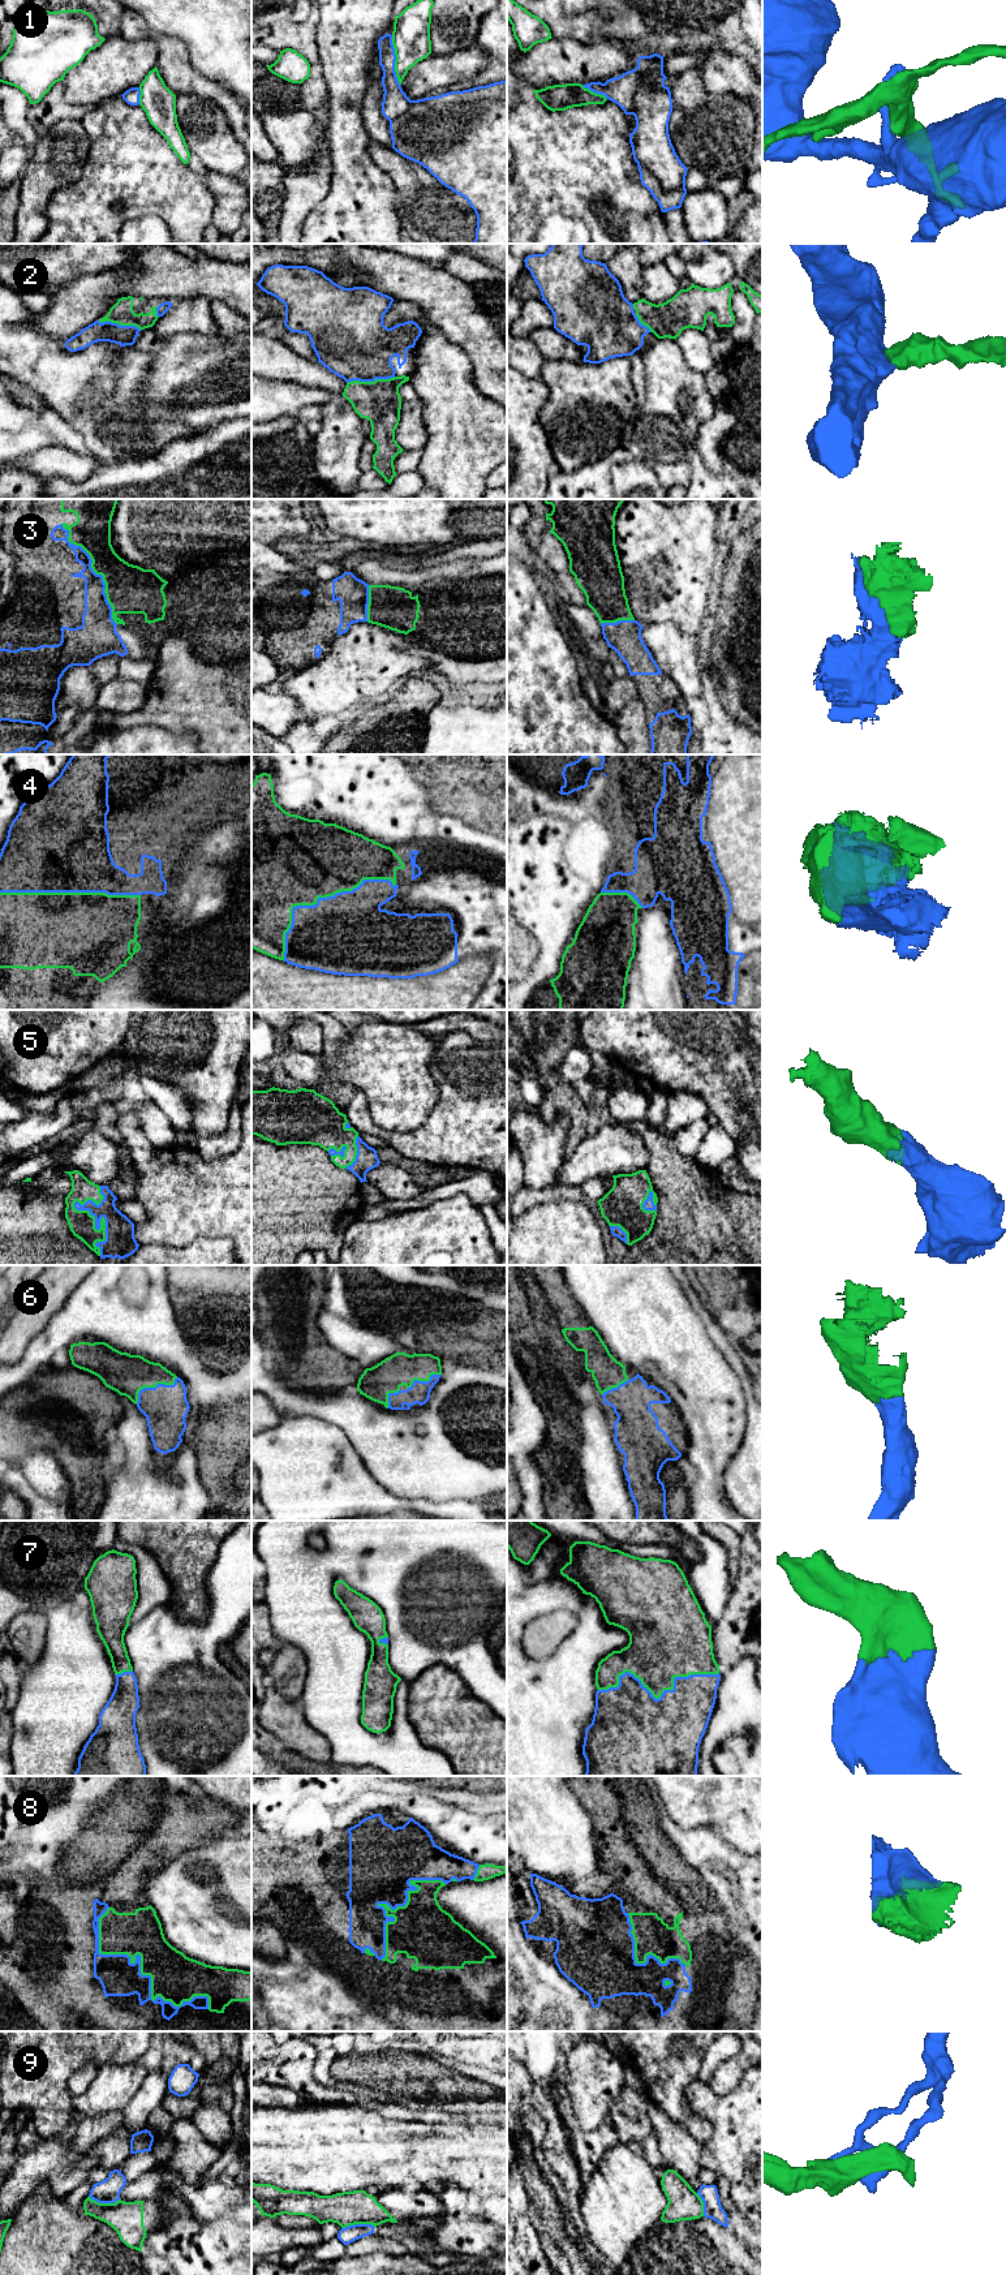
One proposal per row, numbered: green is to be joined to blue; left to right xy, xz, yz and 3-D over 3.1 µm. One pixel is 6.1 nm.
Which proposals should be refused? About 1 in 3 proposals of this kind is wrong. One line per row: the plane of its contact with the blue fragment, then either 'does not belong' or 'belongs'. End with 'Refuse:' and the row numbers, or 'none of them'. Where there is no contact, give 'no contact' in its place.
1: xz | does not belong
2: xz | belongs
3: xy | belongs
4: xz | belongs
5: xy | belongs
6: xy | belongs
7: yz | belongs
8: xy | belongs
9: xz | does not belong
Refuse: 1, 9

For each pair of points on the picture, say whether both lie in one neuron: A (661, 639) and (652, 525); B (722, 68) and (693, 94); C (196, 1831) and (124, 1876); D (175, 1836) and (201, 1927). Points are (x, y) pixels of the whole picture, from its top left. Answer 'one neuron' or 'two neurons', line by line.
A: two neurons
B: two neurons
C: one neuron
D: two neurons

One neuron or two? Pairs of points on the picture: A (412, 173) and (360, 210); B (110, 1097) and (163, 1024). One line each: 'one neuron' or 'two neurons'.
A: two neurons
B: two neurons

